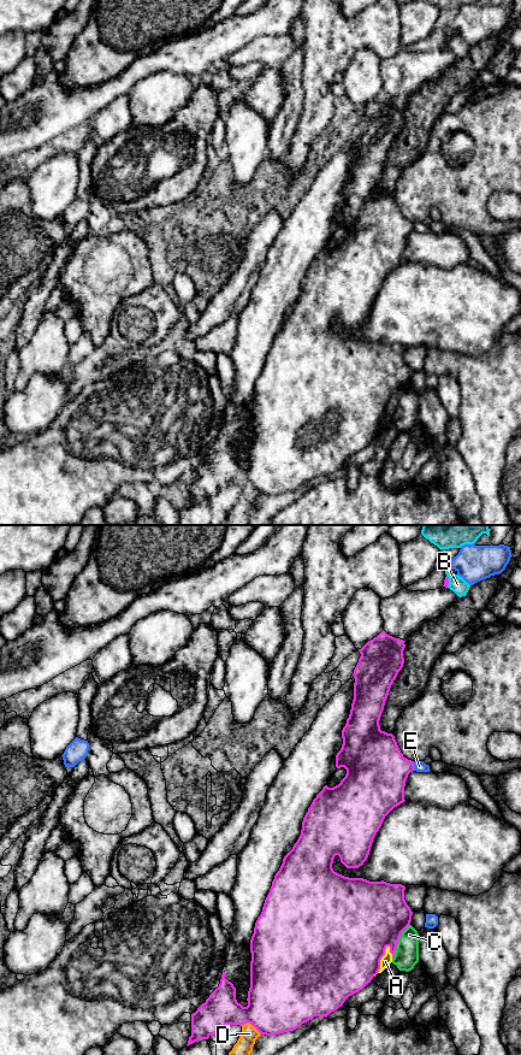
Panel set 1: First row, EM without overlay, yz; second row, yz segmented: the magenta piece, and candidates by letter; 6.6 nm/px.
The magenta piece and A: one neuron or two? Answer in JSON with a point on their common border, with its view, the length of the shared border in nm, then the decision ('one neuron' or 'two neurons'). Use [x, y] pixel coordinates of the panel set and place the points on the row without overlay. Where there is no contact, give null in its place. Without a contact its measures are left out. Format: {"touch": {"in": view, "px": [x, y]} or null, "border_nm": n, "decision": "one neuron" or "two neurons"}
{"touch": {"in": "yz", "px": [380, 419]}, "border_nm": 200, "decision": "one neuron"}

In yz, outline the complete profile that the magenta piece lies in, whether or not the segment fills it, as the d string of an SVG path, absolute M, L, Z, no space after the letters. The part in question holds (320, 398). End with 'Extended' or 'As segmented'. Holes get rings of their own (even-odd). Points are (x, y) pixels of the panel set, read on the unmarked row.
M384 90L373 100L368 101L361 110L359 110L361 117L354 130L354 160L351 164L351 170L347 184L342 190L343 205L341 211L336 216L336 228L344 228L347 230L345 237L341 243L333 248L325 246L322 251L313 260L308 272L306 273L302 282L302 290L297 302L294 305L292 310L284 317L283 324L279 331L276 334L272 342L270 353L265 360L262 372L257 378L254 388L254 394L250 400L250 448L248 452L248 466L243 467L236 460L236 448L231 442L225 438L225 432L223 430L221 440L219 447L209 455L205 464L202 464L195 473L191 475L191 496L189 497L188 505L190 506L199 500L208 500L211 496L215 495L221 488L226 485L244 485L247 483L251 484L260 495L276 496L279 494L294 491L302 484L312 481L314 477L327 477L330 473L334 472L343 466L345 460L362 450L371 441L381 434L392 423L399 397L402 393L410 387L413 372L404 360L405 347L402 344L390 344L384 341L381 342L369 342L363 338L349 338L344 337L333 331L332 324L336 316L339 317L341 323L347 329L359 329L367 320L373 300L379 291L385 277L397 266L403 264L404 260L404 247L408 235L414 231L414 224L408 220L401 213L395 196L380 190L379 181L384 171L385 161L387 159L390 148L396 140L398 132L402 130L404 124L403 111L405 108L404 101L395 99L387 95Z. Extended

